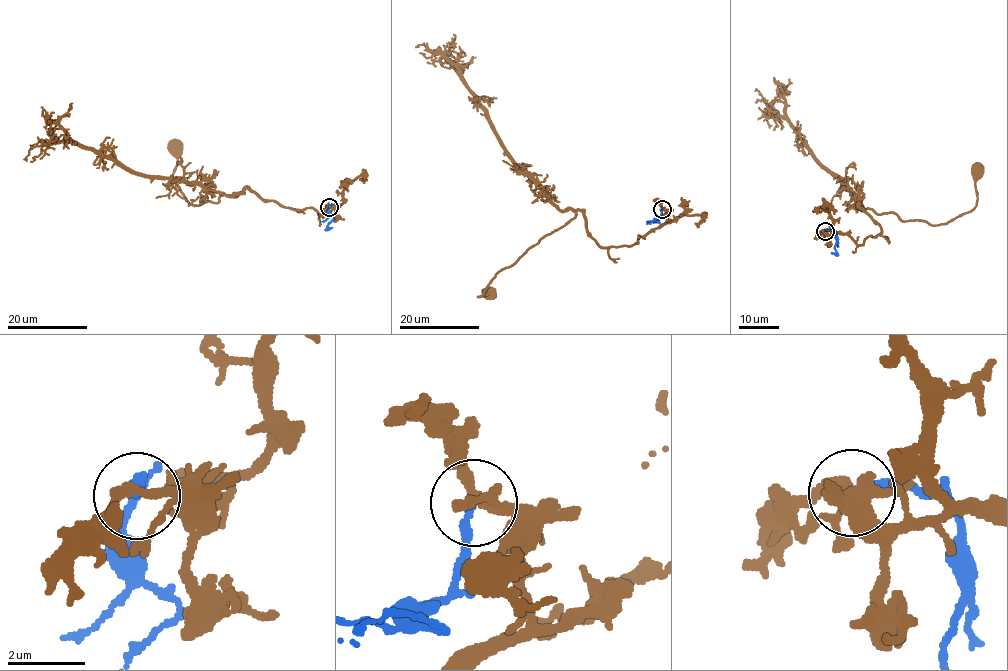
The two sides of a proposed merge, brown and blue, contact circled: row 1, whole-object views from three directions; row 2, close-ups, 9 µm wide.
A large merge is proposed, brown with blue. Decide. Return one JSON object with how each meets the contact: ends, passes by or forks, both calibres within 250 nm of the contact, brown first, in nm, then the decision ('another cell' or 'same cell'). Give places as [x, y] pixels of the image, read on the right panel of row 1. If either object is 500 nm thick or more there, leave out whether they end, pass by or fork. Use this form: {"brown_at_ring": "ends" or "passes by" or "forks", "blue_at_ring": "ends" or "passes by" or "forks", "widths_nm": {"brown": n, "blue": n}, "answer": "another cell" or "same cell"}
{"brown_at_ring": "forks", "blue_at_ring": "ends", "widths_nm": {"brown": 200, "blue": 200}, "answer": "another cell"}

